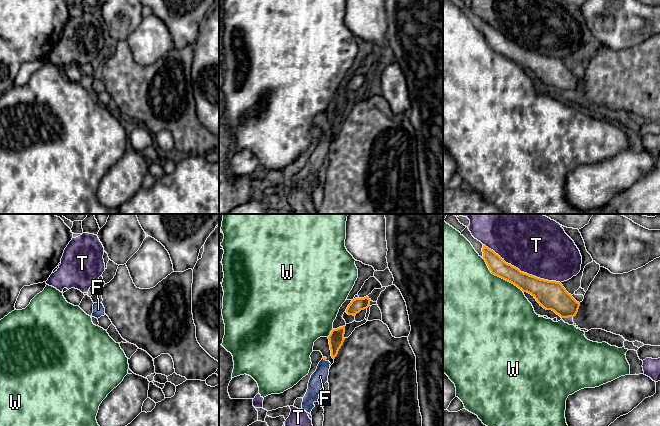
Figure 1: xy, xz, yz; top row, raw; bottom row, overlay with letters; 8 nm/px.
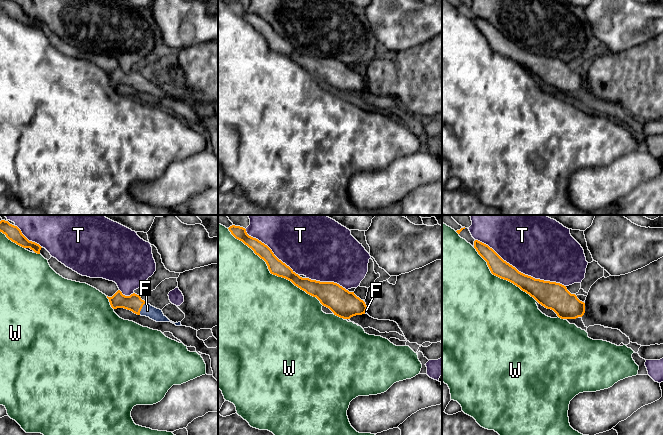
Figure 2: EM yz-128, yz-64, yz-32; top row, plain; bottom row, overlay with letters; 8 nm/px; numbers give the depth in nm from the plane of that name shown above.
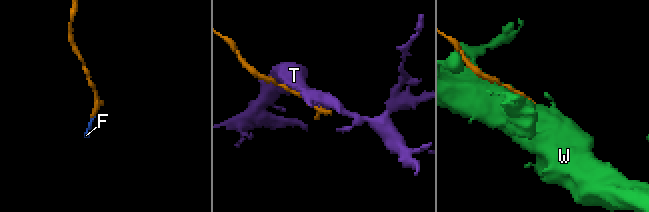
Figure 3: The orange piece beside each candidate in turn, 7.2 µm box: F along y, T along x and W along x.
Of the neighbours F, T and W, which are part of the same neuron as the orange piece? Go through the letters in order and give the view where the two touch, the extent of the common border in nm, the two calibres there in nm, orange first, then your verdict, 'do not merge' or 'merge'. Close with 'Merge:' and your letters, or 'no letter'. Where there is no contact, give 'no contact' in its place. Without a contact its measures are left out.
F: contact in xz; length 40 nm; calibres 20 and 120 nm; merge
T: contact in yz; length 700 nm; calibres 200 and 440 nm; do not merge
W: contact in yz; length 420 nm; calibres 140 and 500 nm; do not merge
Merge: F

